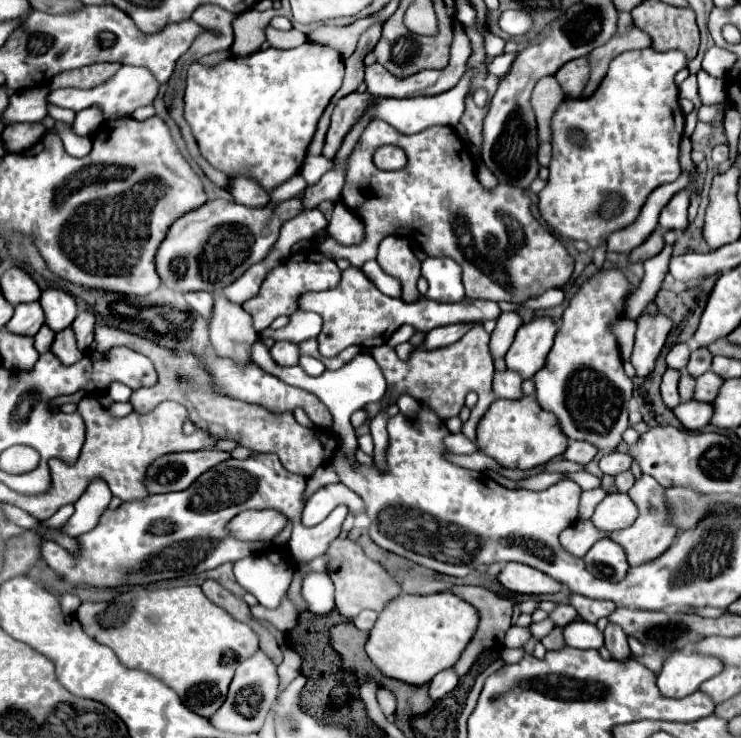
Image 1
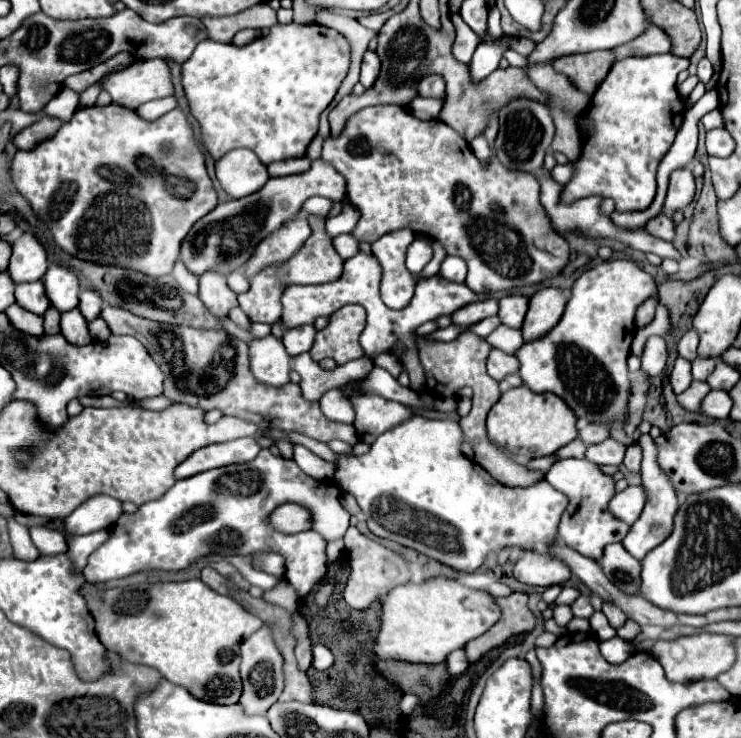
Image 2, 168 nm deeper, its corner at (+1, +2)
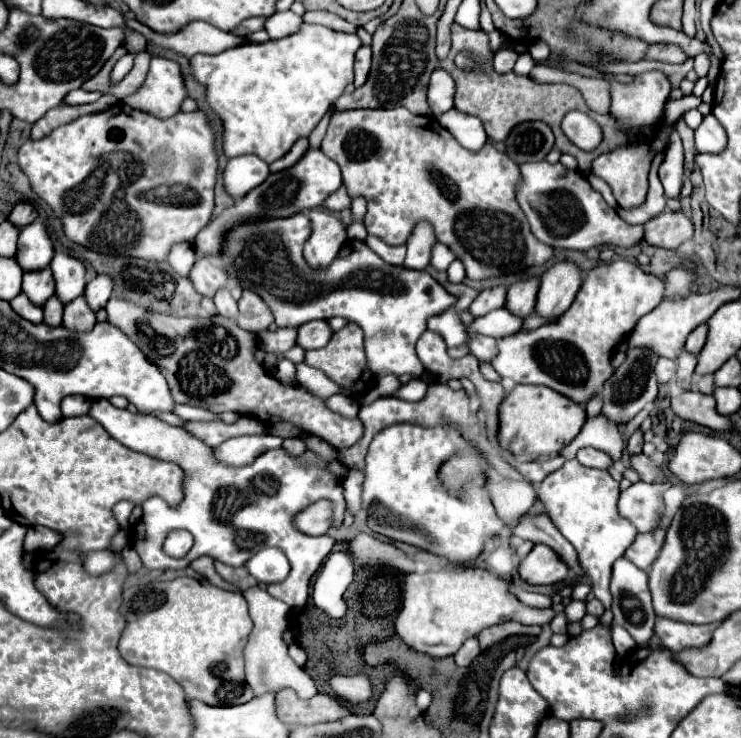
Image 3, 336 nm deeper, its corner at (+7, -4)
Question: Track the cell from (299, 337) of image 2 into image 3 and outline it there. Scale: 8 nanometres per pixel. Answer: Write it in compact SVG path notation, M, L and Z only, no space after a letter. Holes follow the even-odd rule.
M319 319L315 323L305 323L303 327L299 327L297 345L301 345L303 349L319 349L331 341L331 335L333 329L325 319Z

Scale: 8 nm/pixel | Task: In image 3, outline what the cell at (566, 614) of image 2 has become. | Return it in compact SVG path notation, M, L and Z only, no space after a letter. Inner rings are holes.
M571 601L571 603L565 607L567 619L569 619L569 621L581 621L581 619L585 617L585 613L587 613L585 605L587 605L585 601Z

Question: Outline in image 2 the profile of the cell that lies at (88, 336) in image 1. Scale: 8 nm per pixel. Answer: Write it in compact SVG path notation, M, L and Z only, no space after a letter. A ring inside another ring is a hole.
M87 289L79 295L79 309L81 309L81 315L87 319L87 323L99 317L99 311L101 311L99 305L101 305L101 297L97 291Z

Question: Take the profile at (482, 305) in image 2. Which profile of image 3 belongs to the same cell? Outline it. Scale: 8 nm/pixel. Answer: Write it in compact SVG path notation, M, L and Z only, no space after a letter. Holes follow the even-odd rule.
M499 285L499 287L493 287L493 289L485 289L477 295L477 299L471 303L469 311L475 315L475 317L481 317L481 315L487 315L489 311L493 309L499 309L505 305L505 295L507 295L507 287L505 285Z

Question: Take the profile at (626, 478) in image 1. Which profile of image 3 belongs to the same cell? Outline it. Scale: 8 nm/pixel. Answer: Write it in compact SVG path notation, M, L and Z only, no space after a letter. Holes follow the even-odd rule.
M635 429L635 433L629 437L629 441L627 441L627 451L631 453L631 455L635 455L635 453L639 453L643 449L643 431L641 429Z

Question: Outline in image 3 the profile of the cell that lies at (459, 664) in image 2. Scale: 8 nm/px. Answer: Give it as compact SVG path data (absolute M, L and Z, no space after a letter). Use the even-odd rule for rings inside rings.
M473 637L473 639L467 639L463 643L463 647L455 653L455 663L459 667L469 667L471 661L481 653L481 647L479 647L479 639Z

